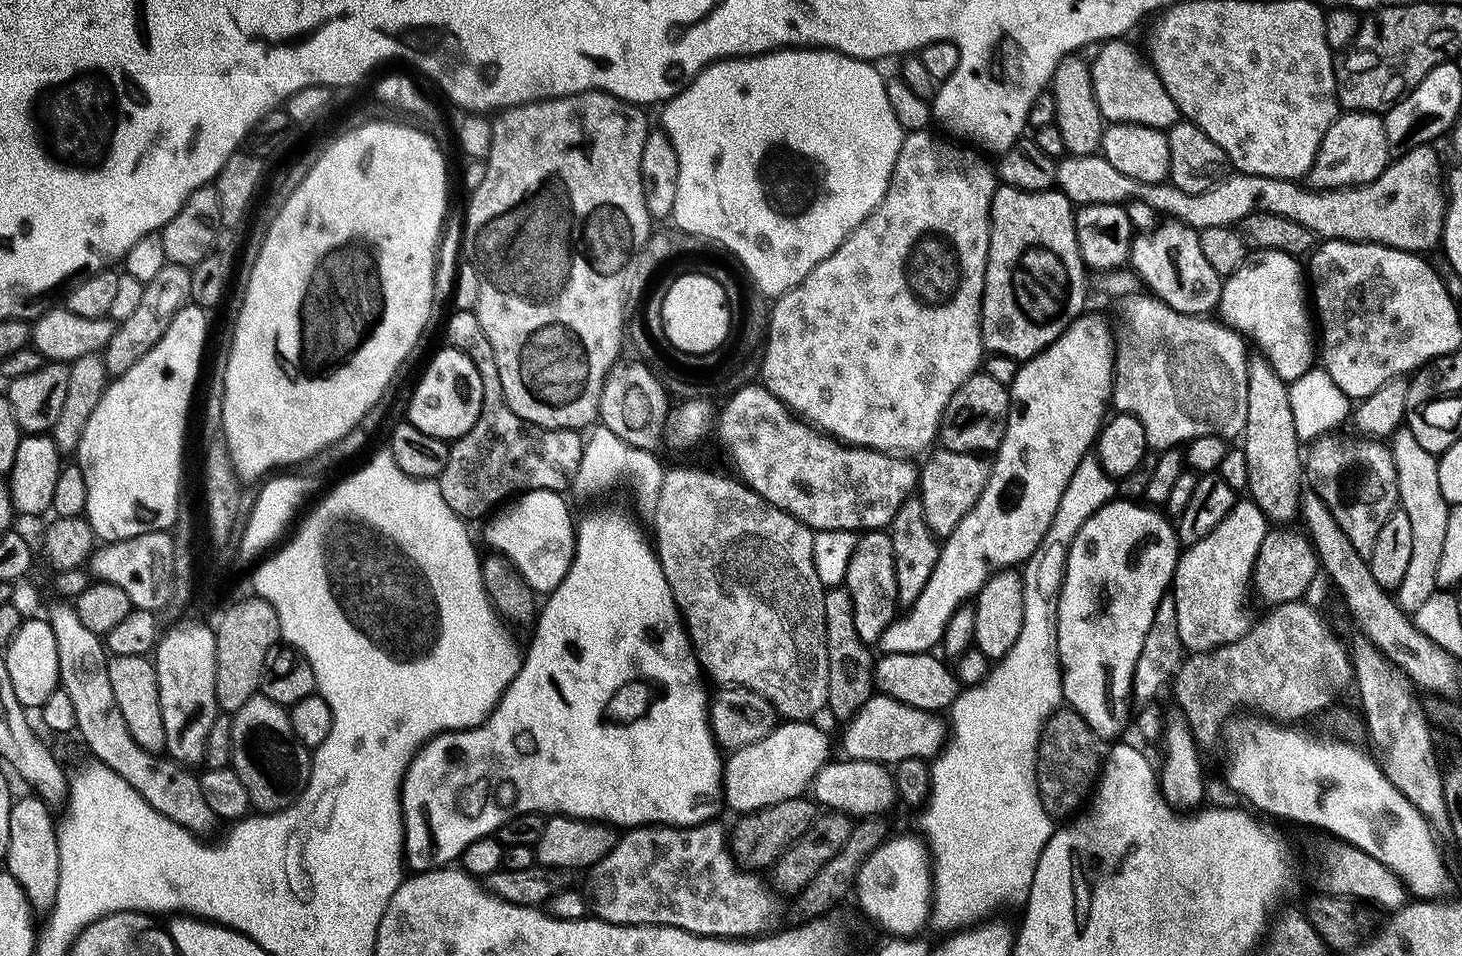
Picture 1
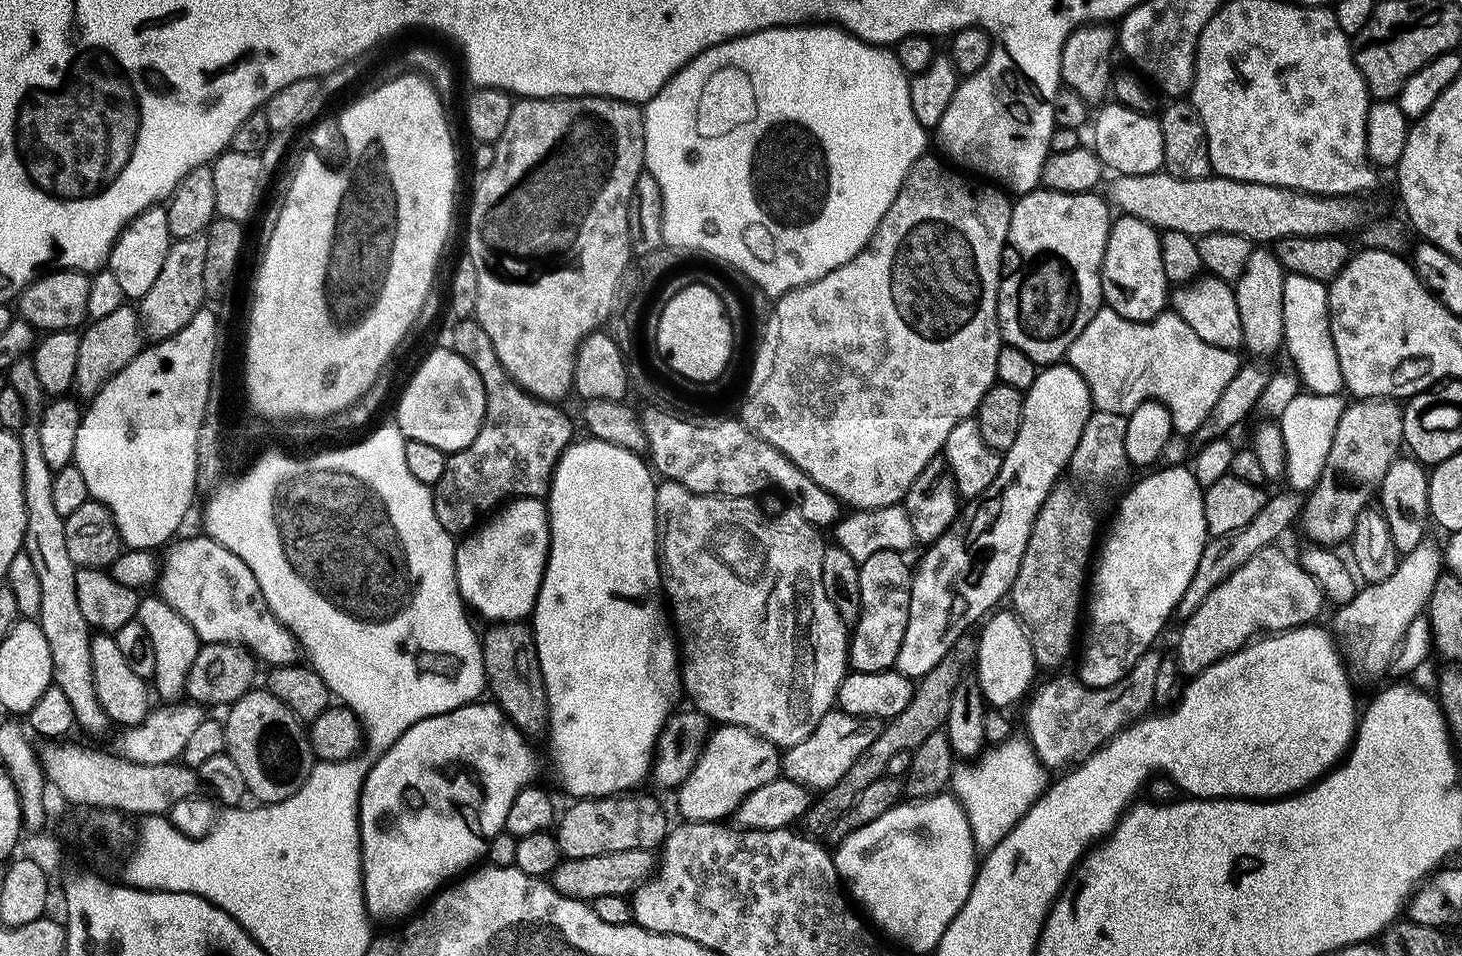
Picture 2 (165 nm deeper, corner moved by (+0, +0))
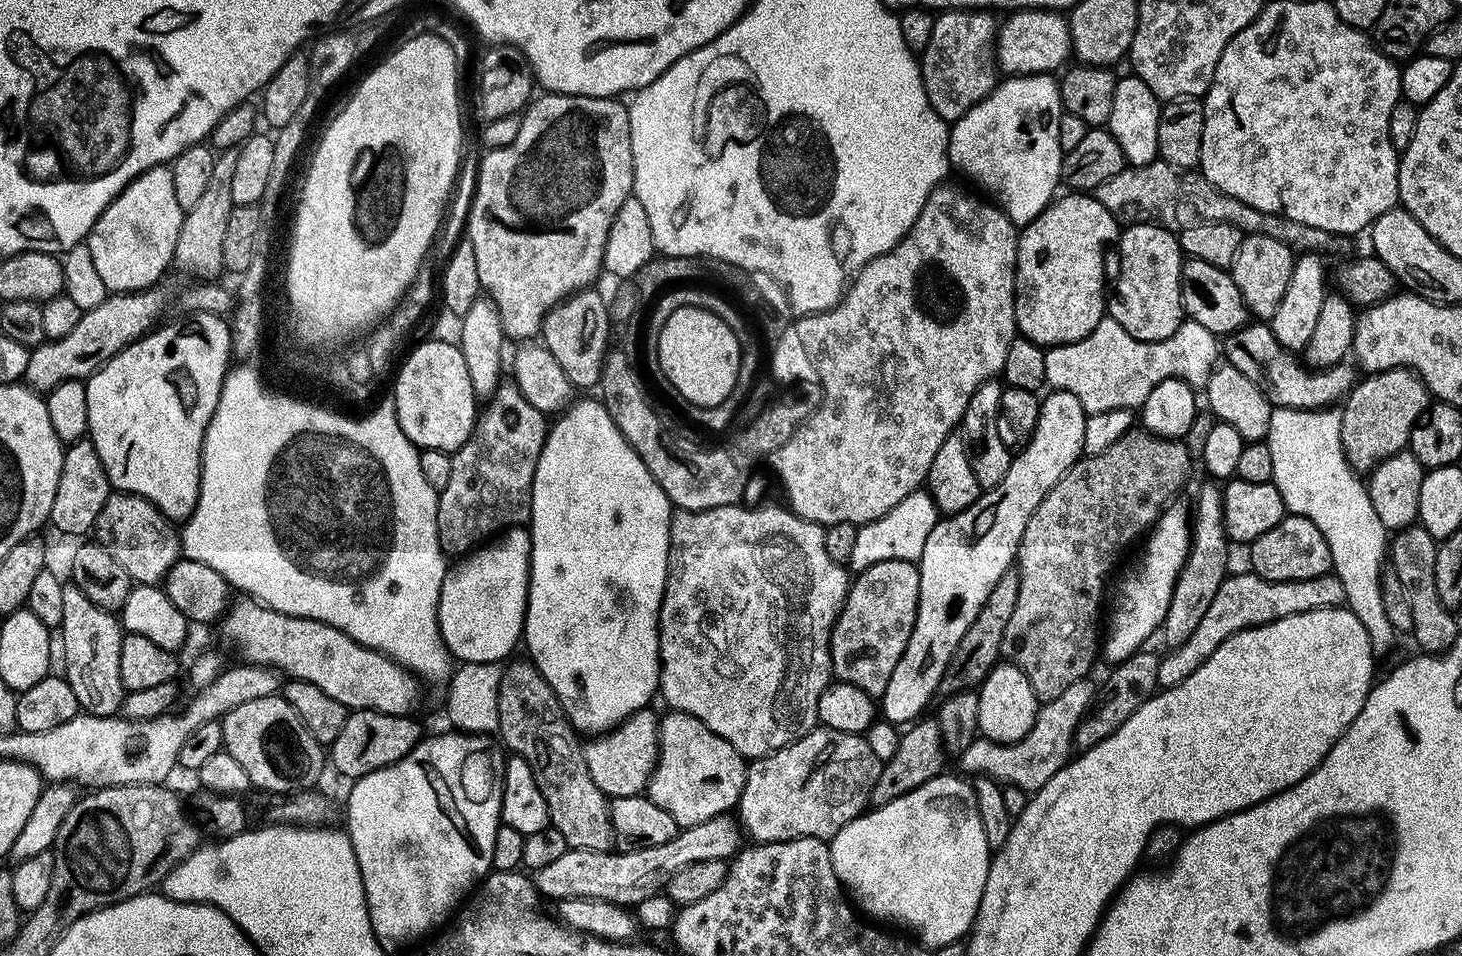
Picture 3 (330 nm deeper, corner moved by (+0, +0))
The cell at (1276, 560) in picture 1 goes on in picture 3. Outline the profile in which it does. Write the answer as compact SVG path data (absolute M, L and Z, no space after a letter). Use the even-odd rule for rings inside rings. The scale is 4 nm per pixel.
M1410 368L1374 372L1353 384L1340 412L1342 450L1352 471L1357 474L1371 473L1386 458L1405 451L1412 439L1412 427L1429 407L1429 390L1420 375Z

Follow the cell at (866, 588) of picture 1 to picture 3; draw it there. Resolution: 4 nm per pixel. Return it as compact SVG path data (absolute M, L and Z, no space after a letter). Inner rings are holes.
M913 561L878 562L851 581L840 617L832 627L832 674L839 683L883 697L886 682L910 642L920 597L920 570Z

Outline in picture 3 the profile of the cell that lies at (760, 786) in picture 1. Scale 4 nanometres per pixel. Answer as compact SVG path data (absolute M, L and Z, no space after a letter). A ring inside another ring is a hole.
M675 710L665 713L660 716L660 756L656 759L656 769L648 779L646 795L654 802L654 806L662 806L662 810L666 810L666 814L670 814L680 828L698 826L698 822L731 813L739 805L746 782L746 757L738 754L738 750L734 750L726 738L711 732L698 718Z

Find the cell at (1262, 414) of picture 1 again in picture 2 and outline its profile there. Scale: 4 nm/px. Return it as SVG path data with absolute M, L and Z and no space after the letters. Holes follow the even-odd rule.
M1268 246L1253 247L1246 270L1235 281L1240 329L1244 335L1243 351L1252 356L1272 356L1284 347L1284 277L1286 269Z

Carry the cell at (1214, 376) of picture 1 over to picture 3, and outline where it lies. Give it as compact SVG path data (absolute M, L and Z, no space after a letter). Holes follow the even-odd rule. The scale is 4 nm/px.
M1105 318L1086 338L1049 347L1044 357L1047 387L1074 394L1085 413L1091 414L1119 408L1139 410L1150 390L1163 380L1182 380L1194 390L1205 389L1220 360L1220 344L1208 328L1190 319L1181 321L1170 338L1146 342L1126 334L1118 321Z

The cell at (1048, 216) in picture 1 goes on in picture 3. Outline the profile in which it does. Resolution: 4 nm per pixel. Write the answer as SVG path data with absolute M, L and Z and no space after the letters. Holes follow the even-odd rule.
M1068 194L1072 196L1061 195L1059 198L1053 199L1048 207L1042 210L1042 214L1038 214L1038 218L1034 218L1029 224L1023 225L1022 231L1019 233L1017 242L1017 260L1016 260L1016 326L1019 335L1025 336L1028 340L1041 346L1055 346L1057 344L1069 344L1070 342L1078 342L1082 338L1086 338L1098 326L1100 320L1106 316L1106 295L1104 296L1104 244L1119 241L1122 231L1121 225L1112 216L1110 210L1106 208L1092 194Z

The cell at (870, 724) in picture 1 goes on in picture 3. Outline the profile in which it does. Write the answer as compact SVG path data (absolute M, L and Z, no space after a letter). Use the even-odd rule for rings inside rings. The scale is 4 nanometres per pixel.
M823 726L816 727L798 742L768 756L753 759L748 764L748 773L738 805L738 820L743 831L752 835L757 844L818 838L828 842L850 821L869 807L872 791L878 782L882 762L874 758L863 735L854 732L839 732Z

